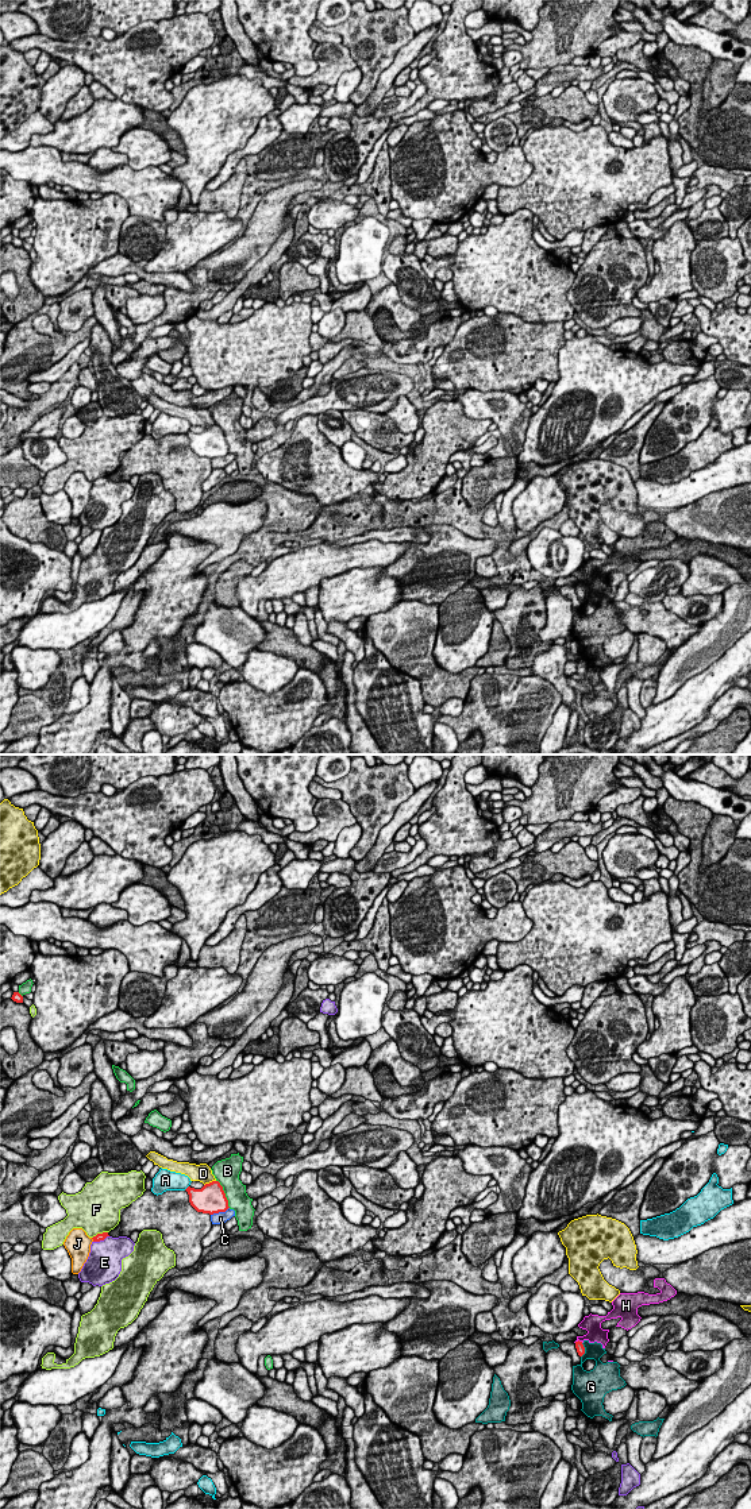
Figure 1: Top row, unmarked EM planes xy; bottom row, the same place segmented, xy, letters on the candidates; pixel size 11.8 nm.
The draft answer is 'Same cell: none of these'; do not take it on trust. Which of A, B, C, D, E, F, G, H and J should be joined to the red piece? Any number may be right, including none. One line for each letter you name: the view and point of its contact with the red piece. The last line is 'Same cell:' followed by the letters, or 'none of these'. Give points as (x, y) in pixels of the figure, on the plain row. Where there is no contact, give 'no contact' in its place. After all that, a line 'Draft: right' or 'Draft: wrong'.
Same cell: none of these
Draft: right

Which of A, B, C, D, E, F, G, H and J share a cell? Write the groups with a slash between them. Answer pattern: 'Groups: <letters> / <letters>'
Groups: A / B / C / D / E / F / G H / J

